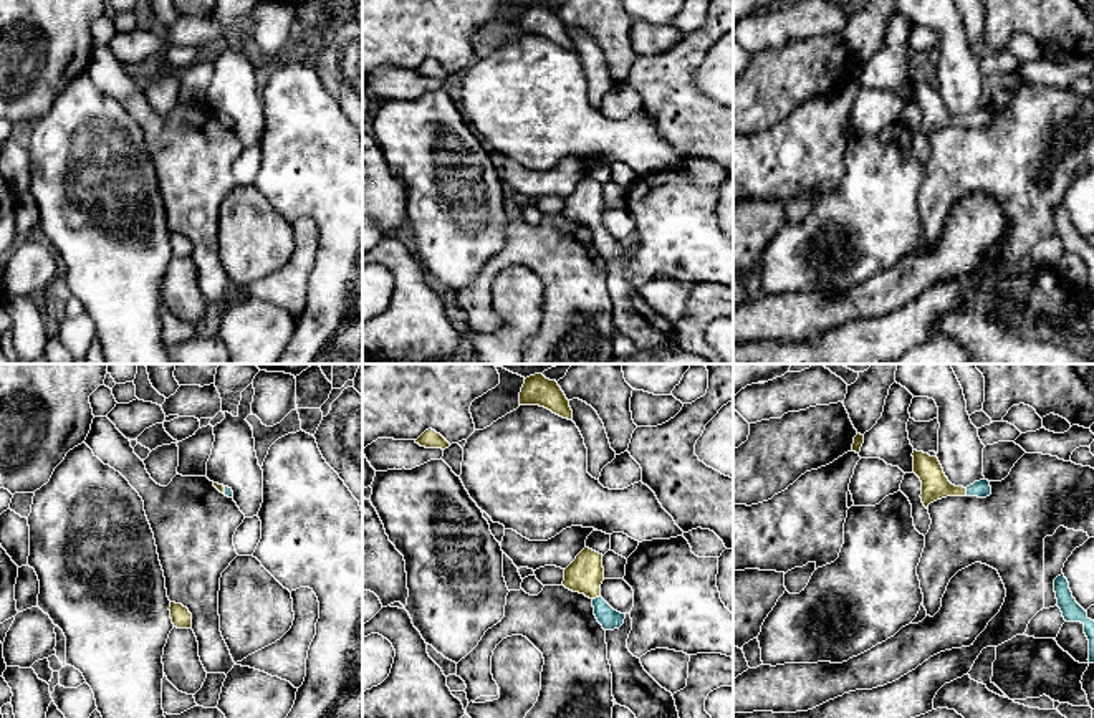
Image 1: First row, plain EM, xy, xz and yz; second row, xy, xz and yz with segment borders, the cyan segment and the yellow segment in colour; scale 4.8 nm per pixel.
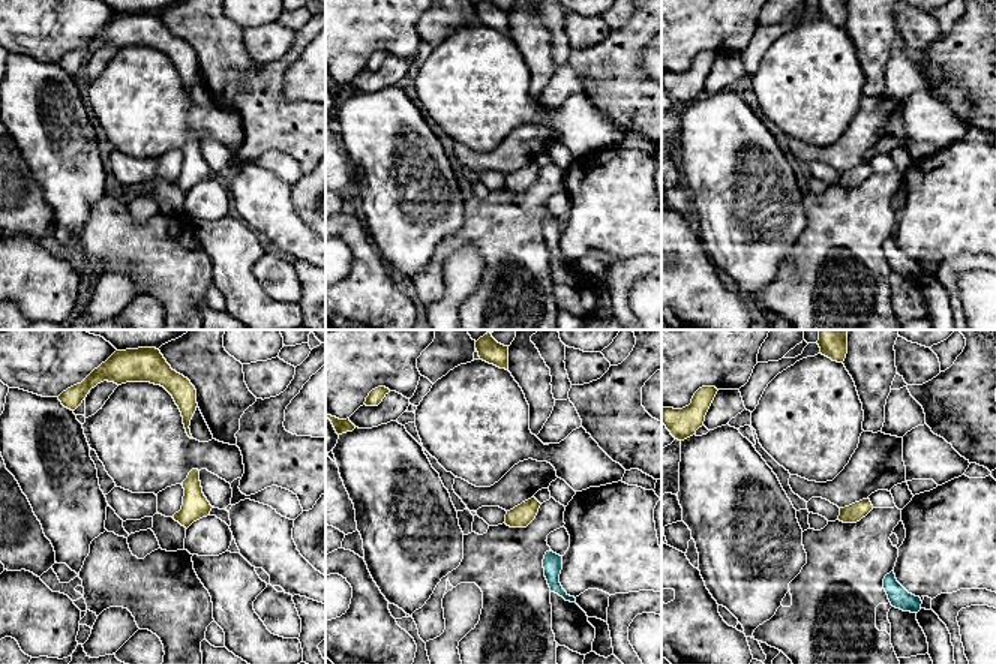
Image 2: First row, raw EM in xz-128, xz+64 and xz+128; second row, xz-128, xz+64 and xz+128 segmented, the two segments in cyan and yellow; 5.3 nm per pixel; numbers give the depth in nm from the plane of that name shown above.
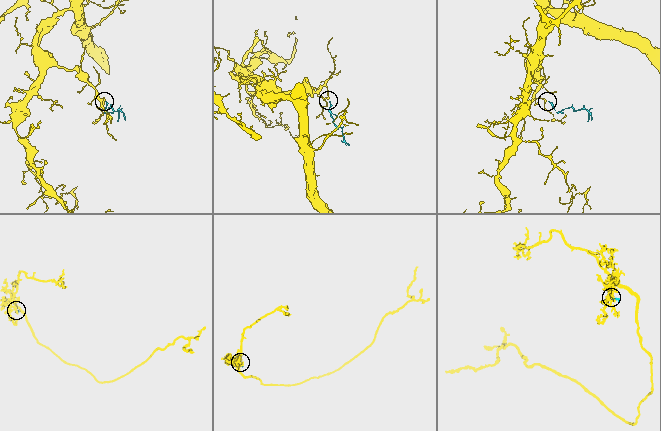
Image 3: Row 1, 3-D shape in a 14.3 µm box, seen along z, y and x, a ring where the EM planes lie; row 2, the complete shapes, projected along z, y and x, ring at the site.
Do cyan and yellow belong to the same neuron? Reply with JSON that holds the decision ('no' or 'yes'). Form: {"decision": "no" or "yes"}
{"decision": "yes"}

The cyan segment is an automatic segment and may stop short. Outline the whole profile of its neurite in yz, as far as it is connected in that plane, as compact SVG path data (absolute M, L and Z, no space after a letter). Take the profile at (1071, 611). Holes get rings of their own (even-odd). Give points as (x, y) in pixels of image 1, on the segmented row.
M1064 574L1054 579L1054 592L1058 599L1058 607L1063 612L1066 622L1081 622L1084 625L1084 634L1089 640L1089 663L1094 663L1094 620L1087 617L1087 612L1076 602L1069 589L1069 582Z

